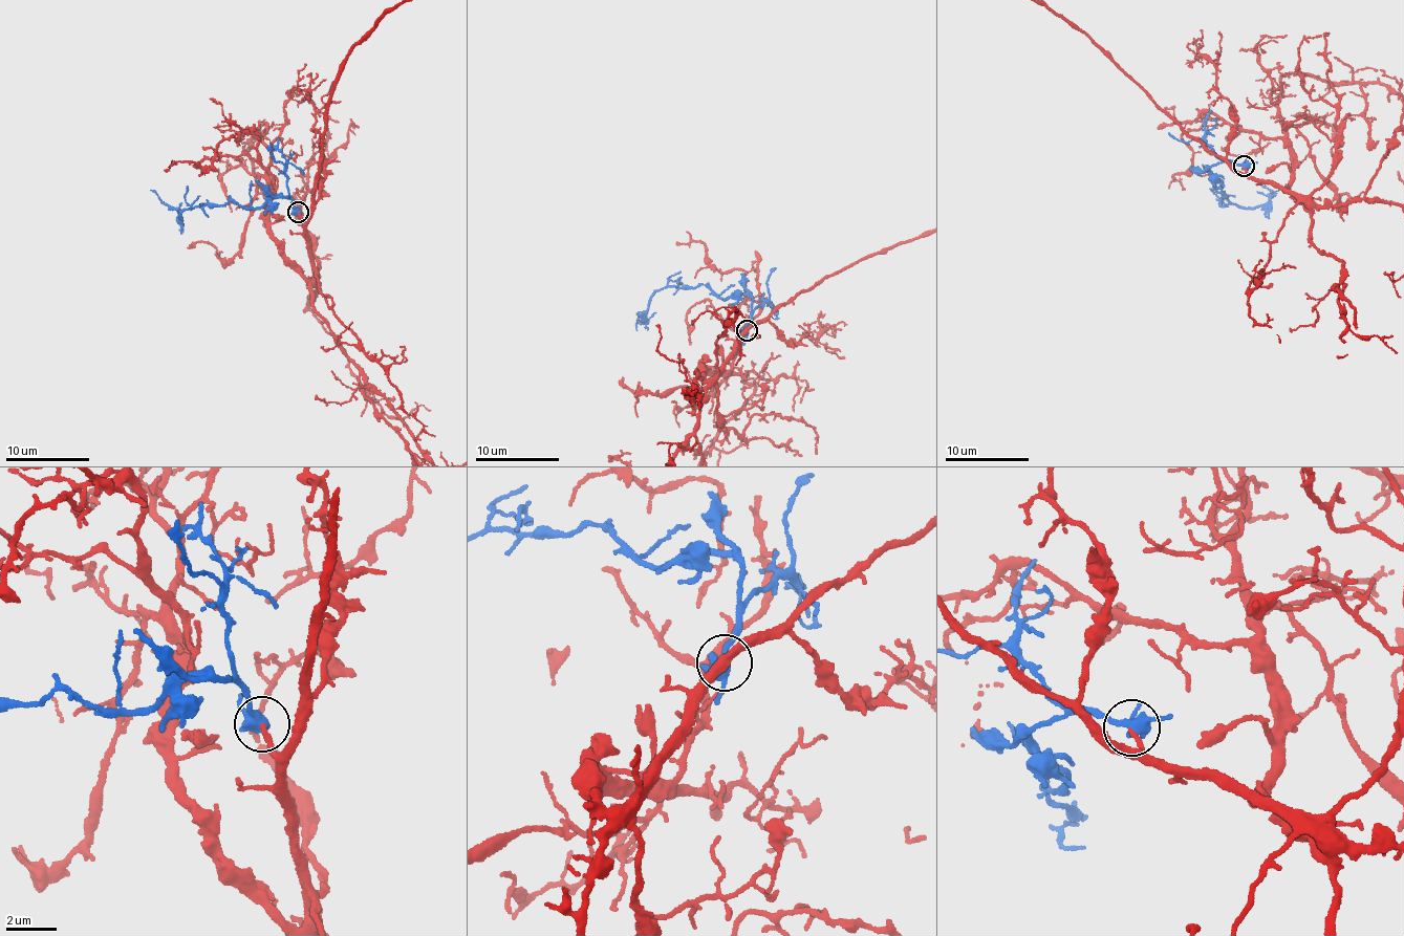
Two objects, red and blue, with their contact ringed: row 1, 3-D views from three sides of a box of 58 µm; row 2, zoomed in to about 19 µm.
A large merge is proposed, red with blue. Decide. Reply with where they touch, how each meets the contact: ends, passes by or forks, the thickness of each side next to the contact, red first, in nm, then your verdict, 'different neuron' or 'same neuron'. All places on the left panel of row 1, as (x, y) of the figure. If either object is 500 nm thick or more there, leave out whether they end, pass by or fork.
(298, 212) | red ends | blue forks | 190/400 nm | same neuron

